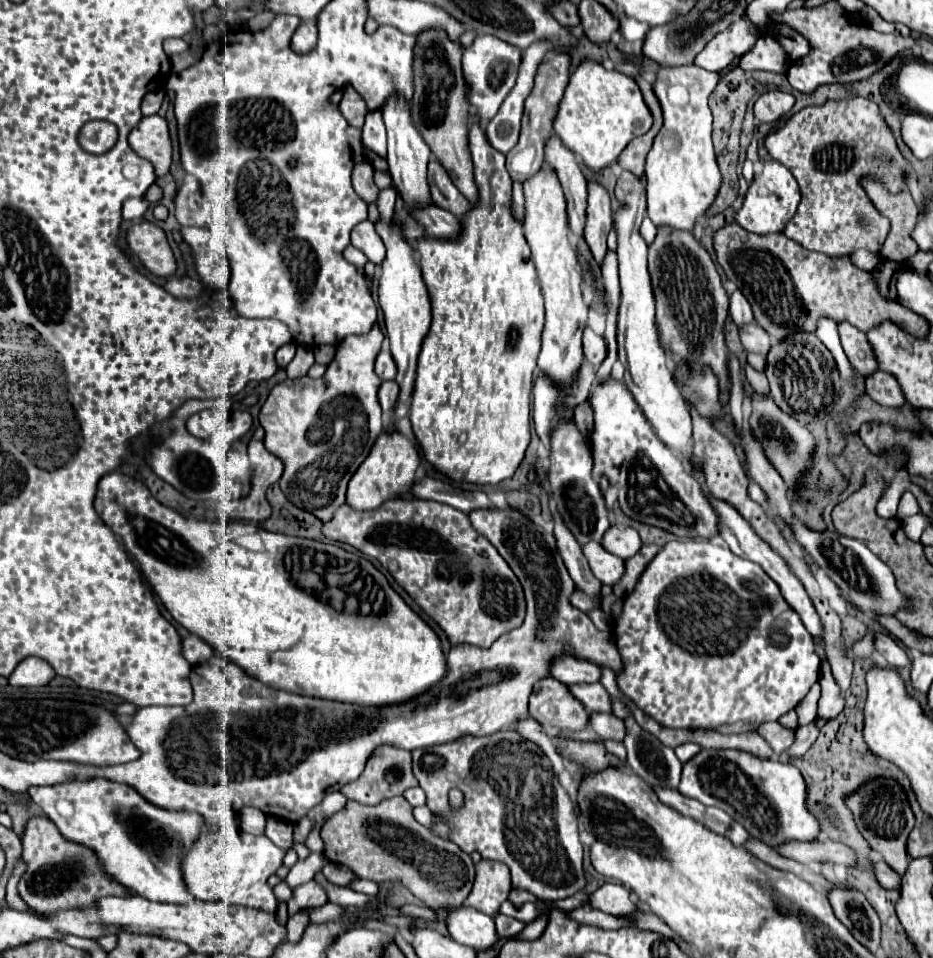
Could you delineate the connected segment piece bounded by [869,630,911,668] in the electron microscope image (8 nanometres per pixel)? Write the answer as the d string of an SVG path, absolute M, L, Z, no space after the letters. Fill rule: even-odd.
M869 630L871 634L873 634L873 644L875 644L875 650L891 664L891 666L899 666L899 668L905 668L905 666L909 666L911 664L911 660L907 658L907 654L905 654L905 650L889 636L889 634L885 634L885 632L873 632L873 630Z

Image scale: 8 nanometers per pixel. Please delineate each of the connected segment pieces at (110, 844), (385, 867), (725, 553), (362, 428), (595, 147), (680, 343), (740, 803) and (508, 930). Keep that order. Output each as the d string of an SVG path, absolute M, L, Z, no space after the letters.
M93 778L85 782L65 782L61 786L51 788L33 788L29 790L31 800L49 816L49 820L61 830L61 834L75 844L91 848L105 874L109 874L115 882L137 890L143 898L155 902L191 902L193 896L185 890L185 882L181 882L181 856L189 842L197 840L203 830L203 818L199 814L189 812L171 812L161 810L145 800L131 788L117 782L109 782L103 778Z
M403 796L387 798L377 806L347 802L321 828L325 858L377 884L401 882L433 910L461 906L475 880L471 856L451 840L443 840L415 822L411 810L411 804Z
M691 540L667 542L655 554L655 558L647 564L633 592L623 598L623 612L621 616L613 618L613 636L615 636L615 646L623 662L623 668L617 672L617 686L621 694L665 728L711 730L711 728L729 726L735 722L749 722L757 726L763 722L773 722L773 720L779 720L789 710L793 710L807 696L809 688L819 680L821 660L817 658L813 650L813 636L805 630L799 614L781 598L777 584L771 582L771 578L761 568L757 568L757 564L743 560L737 554L733 554L729 548L715 546L711 542L691 542Z
M375 326L365 336L343 338L337 346L337 356L329 364L323 378L287 378L269 392L259 412L259 422L265 430L265 448L275 454L285 466L279 480L279 488L291 504L305 512L311 512L323 522L329 522L333 512L345 502L345 490L351 476L369 456L377 436L383 432L381 406L377 406L377 382L381 380L377 378L377 374L373 374L373 358L381 350L381 342L383 334L379 326Z
M587 60L571 74L565 94L559 102L553 130L563 144L575 152L591 170L611 166L621 150L637 136L645 134L653 124L651 112L631 76L617 70L605 70L599 62Z
M657 226L657 238L653 244L649 244L649 276L651 276L651 288L655 296L655 322L657 322L657 334L659 342L665 350L665 354L673 360L673 364L685 362L689 366L691 374L703 374L705 368L709 368L717 380L719 380L719 402L725 408L729 402L729 350L725 344L723 328L727 320L727 308L729 308L729 296L725 294L721 286L719 272L709 256L709 252L703 248L703 244L687 230L673 230L669 226Z
M701 750L683 764L677 788L685 798L715 806L739 822L749 836L777 848L789 840L813 842L819 838L819 820L807 808L807 784L801 772L781 760L761 760L739 750Z
M497 914L495 916L495 925L500 938L514 936L520 933L526 926L525 923L503 914Z

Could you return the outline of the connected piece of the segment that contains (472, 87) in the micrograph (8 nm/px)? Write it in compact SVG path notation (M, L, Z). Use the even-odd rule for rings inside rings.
M479 34L473 40L473 44L463 52L461 68L463 68L465 82L469 86L467 102L471 106L471 116L479 118L481 128L485 128L489 120L493 120L505 96L515 86L519 64L521 64L521 50L515 50L515 46L509 46L507 42L501 42L499 38L493 38L491 34Z

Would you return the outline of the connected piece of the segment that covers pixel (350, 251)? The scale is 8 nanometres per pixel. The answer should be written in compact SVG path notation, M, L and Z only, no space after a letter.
M349 246L349 248L345 250L345 260L349 260L351 264L355 264L357 268L363 268L363 266L365 266L365 262L367 262L365 254L363 254L363 252L359 252L359 250L357 250L357 248L353 248L353 246Z

